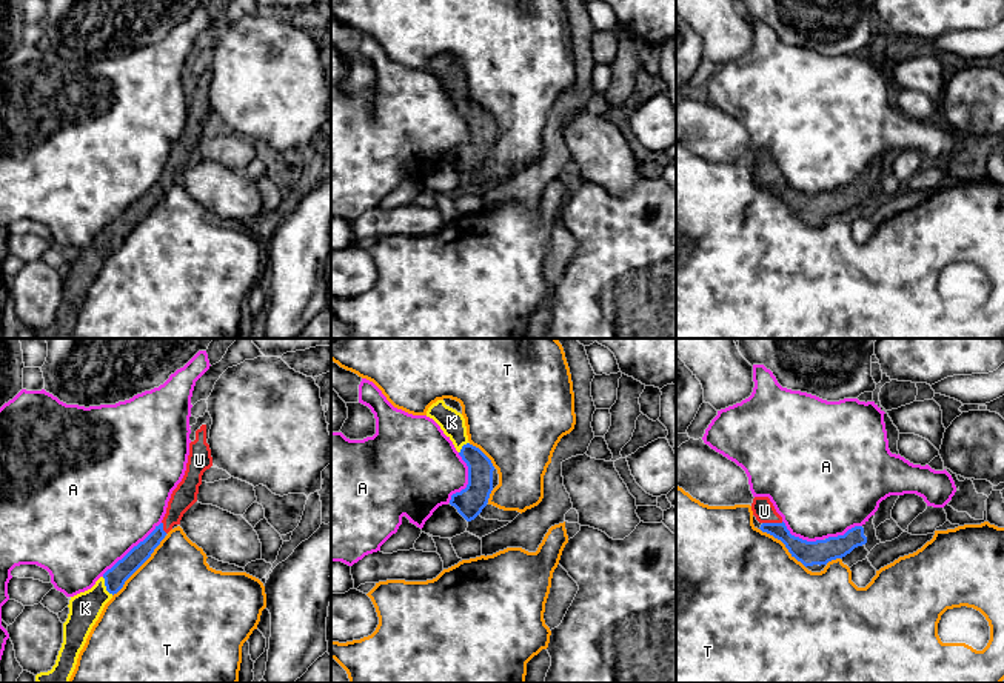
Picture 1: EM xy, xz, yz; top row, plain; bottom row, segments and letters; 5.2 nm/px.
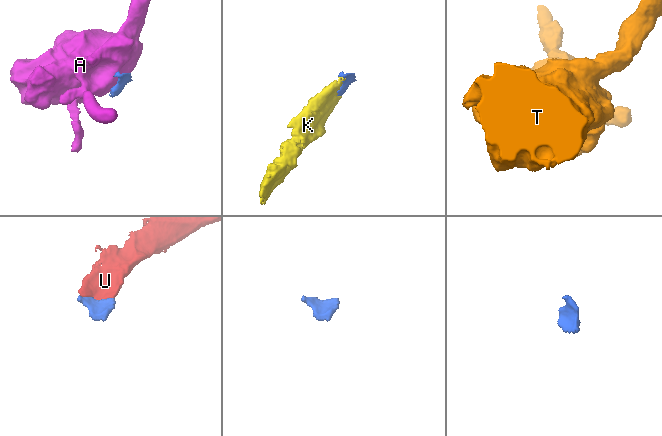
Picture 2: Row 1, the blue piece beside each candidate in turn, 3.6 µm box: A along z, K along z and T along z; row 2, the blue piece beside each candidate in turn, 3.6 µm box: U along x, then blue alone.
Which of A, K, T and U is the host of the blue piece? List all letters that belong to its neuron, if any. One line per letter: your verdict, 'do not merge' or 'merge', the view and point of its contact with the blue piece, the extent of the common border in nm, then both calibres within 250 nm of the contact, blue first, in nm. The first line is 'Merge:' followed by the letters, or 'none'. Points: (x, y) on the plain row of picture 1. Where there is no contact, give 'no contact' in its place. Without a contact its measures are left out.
Merge: K, U
A: do not merge | xy (133, 203) | 420 nm | 110/500 nm
K: merge | xy (107, 242) | 110 nm | 110/170 nm
T: do not merge | xy (140, 220) | 420 nm | 110/500 nm
U: merge | yz (772, 179) | 110 nm | 130/120 nm

